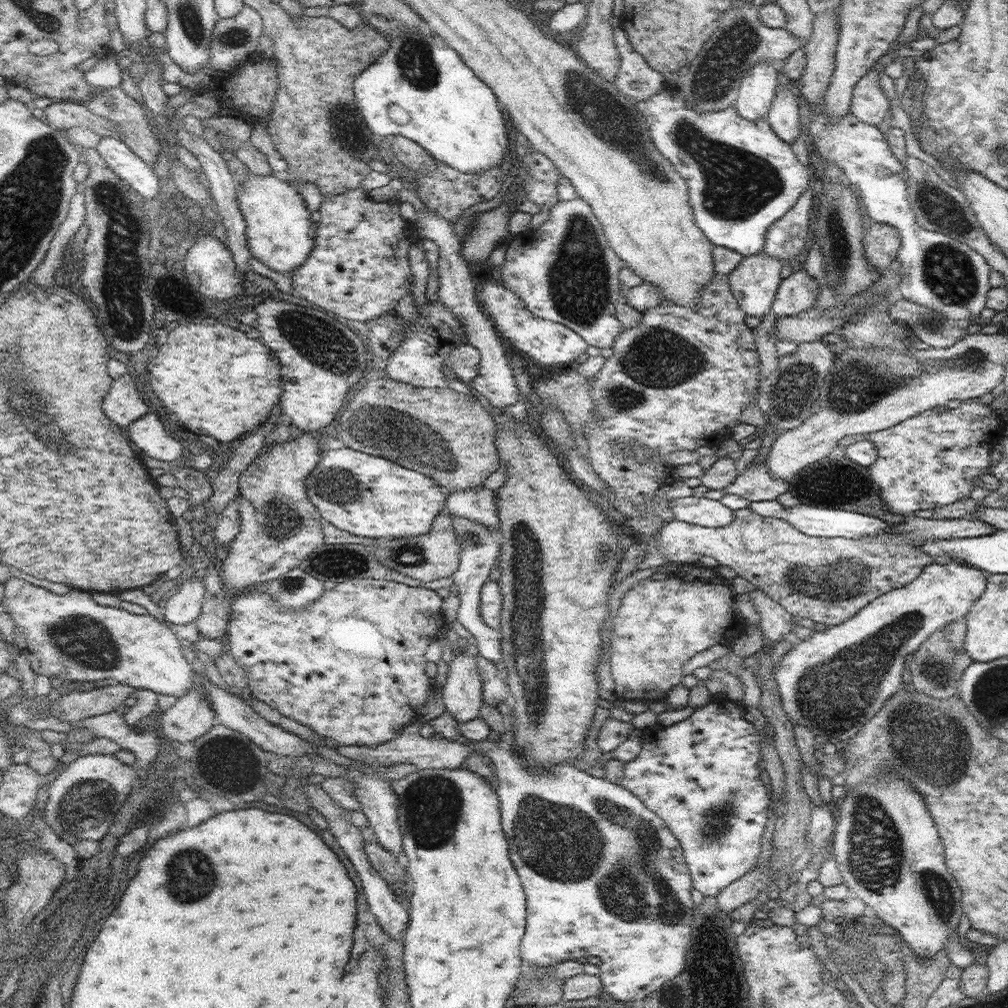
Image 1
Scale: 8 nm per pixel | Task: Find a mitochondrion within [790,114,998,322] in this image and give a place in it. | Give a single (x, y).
(950, 275)

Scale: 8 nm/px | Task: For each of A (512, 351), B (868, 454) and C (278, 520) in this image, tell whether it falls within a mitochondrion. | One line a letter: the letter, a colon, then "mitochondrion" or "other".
A: other
B: other
C: mitochondrion

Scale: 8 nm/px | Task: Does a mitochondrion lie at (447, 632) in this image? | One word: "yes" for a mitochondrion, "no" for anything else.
no

